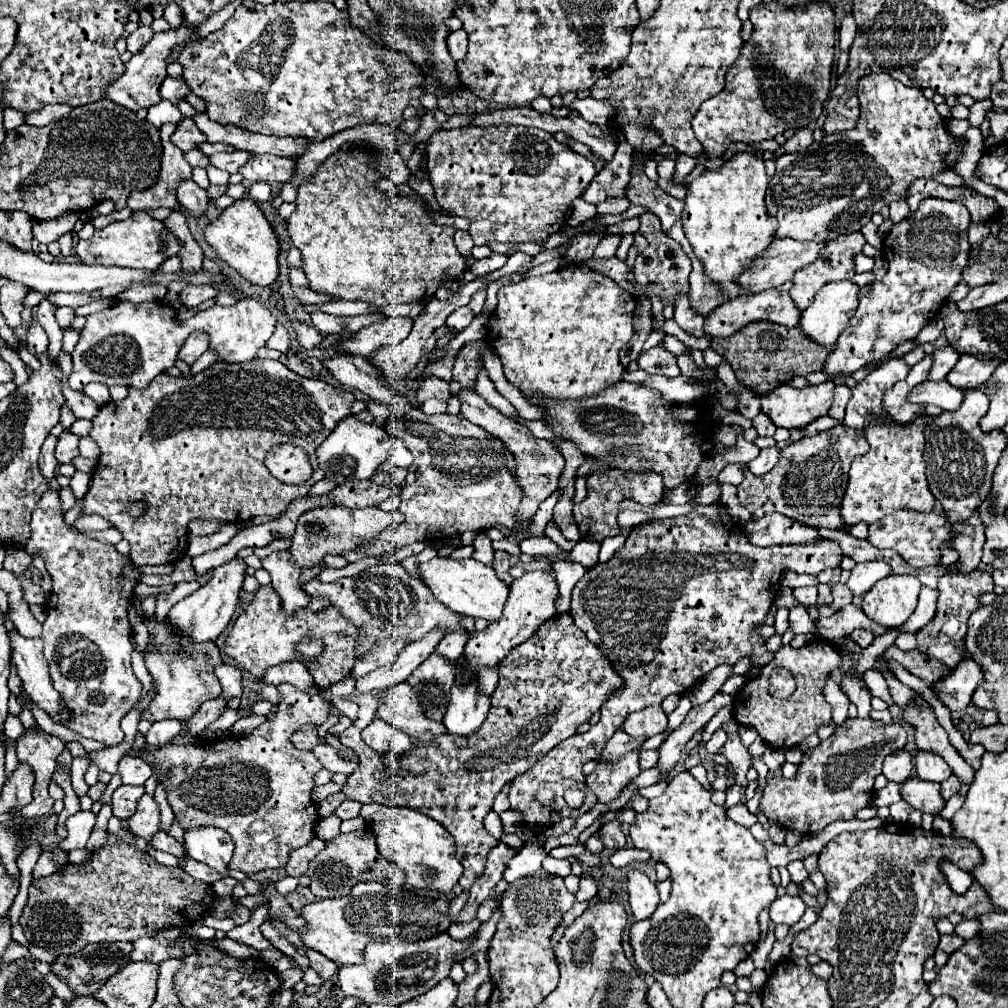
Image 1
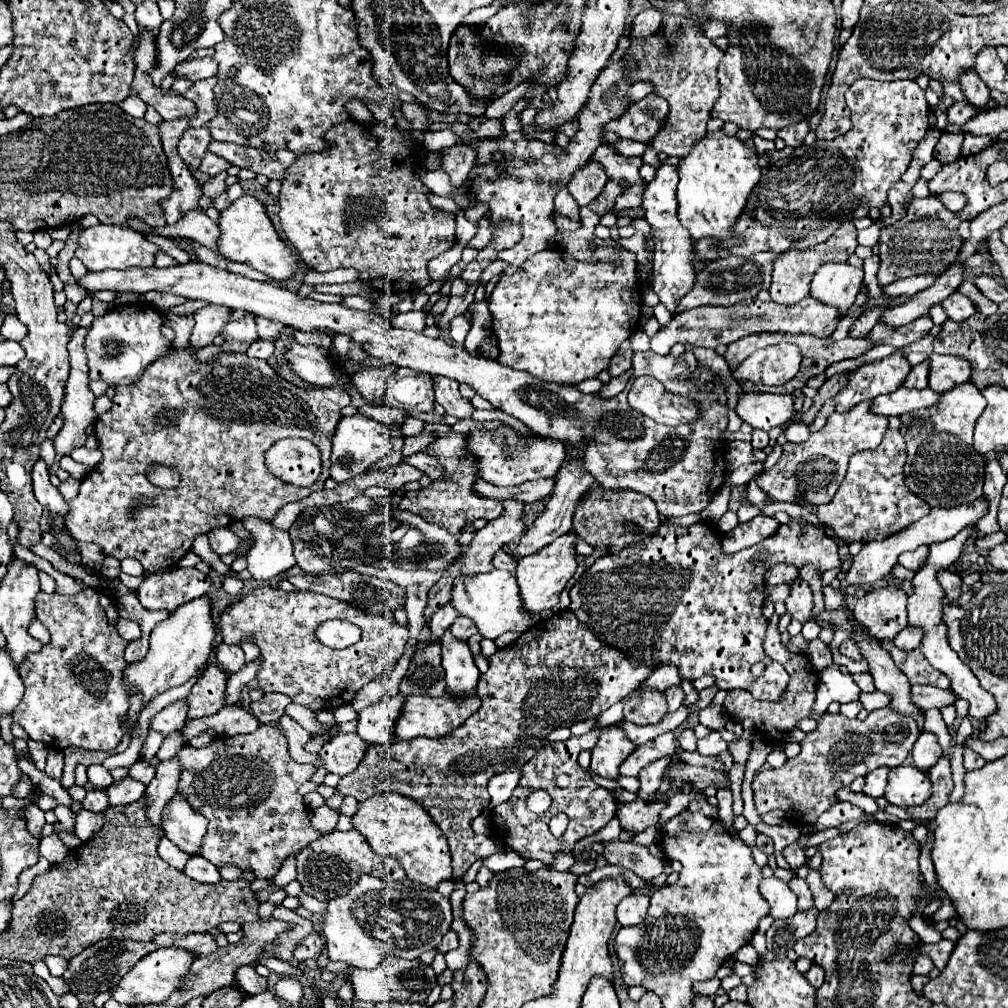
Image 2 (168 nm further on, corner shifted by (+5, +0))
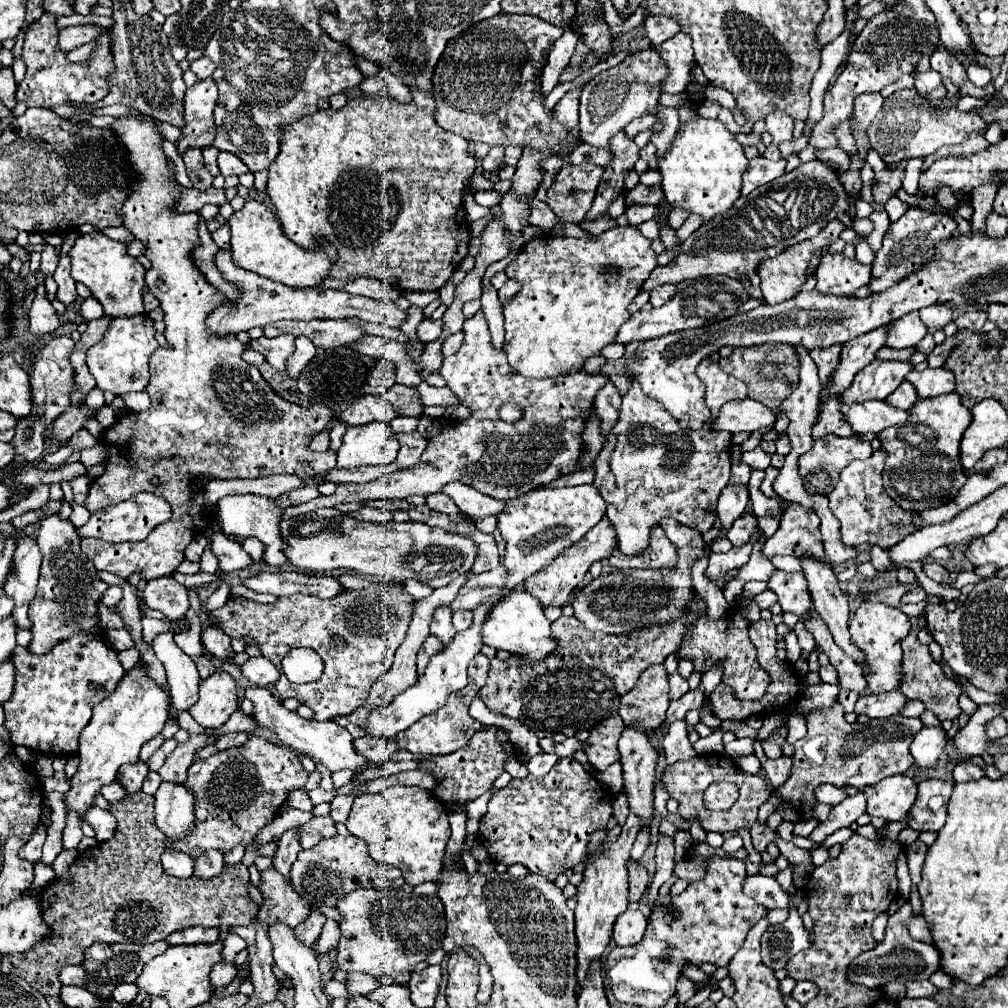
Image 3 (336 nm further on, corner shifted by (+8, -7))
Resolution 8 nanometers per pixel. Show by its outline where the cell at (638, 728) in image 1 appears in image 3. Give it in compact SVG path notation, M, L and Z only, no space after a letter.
M650 666L642 672L636 688L620 698L618 714L628 724L640 724L644 732L656 730L668 710L668 676L664 666Z

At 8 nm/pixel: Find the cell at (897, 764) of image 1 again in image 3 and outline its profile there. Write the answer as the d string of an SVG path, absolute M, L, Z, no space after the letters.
M856 792L854 796L848 796L846 800L842 800L840 804L836 804L830 810L830 816L814 828L814 832L810 834L810 838L814 842L824 842L826 836L834 834L836 830L840 830L844 826L850 826L864 812L866 812L866 796L862 792Z

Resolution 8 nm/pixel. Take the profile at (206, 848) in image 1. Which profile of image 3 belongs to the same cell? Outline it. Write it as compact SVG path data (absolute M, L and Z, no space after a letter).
M160 784L156 798L156 826L172 842L194 830L194 798L184 784Z

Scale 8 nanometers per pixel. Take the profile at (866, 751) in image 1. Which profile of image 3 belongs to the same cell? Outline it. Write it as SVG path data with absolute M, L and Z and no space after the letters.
M838 702L830 710L814 710L808 714L808 734L794 744L790 776L780 788L774 788L772 794L780 796L780 800L802 818L812 818L814 806L818 804L814 792L820 784L854 786L862 790L882 778L904 774L914 764L908 748L920 728L920 718L904 718L900 714L870 720L868 724L848 724Z

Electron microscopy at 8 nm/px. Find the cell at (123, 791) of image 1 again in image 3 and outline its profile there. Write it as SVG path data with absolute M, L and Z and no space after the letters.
M144 762L130 764L120 768L120 780L116 782L126 790L126 794L134 794L140 790L140 784L146 778L146 774L148 774L148 766Z

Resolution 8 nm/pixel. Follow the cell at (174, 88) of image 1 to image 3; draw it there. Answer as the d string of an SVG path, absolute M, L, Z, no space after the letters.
M202 56L200 60L190 62L190 70L198 76L198 80L206 80L212 76L212 72L216 70L216 64L212 60L208 60L206 56Z

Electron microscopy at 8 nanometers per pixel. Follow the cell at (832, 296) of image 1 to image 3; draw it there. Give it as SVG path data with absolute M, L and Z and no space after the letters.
M824 254L816 270L816 290L822 294L854 296L854 292L870 282L870 266L848 260L842 254Z

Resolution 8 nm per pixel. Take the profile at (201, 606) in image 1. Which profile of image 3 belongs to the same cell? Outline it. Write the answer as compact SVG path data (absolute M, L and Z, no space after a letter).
M144 660L126 672L112 696L92 710L92 720L80 734L80 764L66 792L68 810L84 814L94 804L94 794L98 794L104 784L112 784L124 764L136 764L140 748L162 732L168 720L168 704L168 692L148 676L148 664Z

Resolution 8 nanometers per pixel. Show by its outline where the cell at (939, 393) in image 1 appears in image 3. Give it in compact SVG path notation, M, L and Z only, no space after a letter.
M866 400L862 404L842 406L842 414L858 434L878 434L888 426L904 424L908 420L908 410L892 408L884 400Z

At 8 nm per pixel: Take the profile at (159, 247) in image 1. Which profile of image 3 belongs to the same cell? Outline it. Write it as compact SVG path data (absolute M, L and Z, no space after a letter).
M102 232L82 234L72 246L70 258L72 258L72 278L90 288L92 296L100 300L100 304L104 306L104 314L112 318L128 318L128 316L144 314L142 288L146 286L144 282L146 270L136 258L128 254L126 244L112 240Z

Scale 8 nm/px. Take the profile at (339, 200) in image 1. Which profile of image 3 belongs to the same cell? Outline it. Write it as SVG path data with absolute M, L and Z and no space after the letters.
M386 92L386 96L362 96L356 100L348 100L348 104L340 110L320 110L310 116L304 116L300 122L290 124L282 130L282 144L280 144L280 154L268 168L268 188L266 194L270 196L272 204L276 206L284 236L292 240L296 246L304 250L314 250L318 246L318 240L326 240L334 244L338 258L328 270L328 276L346 280L352 276L374 276L380 278L398 290L440 290L450 274L458 268L458 264L464 260L468 252L468 222L464 216L464 206L462 206L462 188L466 178L470 178L476 170L476 160L474 156L468 154L468 142L456 134L444 132L434 116L426 110L420 110L416 104L398 104L392 100L392 96Z

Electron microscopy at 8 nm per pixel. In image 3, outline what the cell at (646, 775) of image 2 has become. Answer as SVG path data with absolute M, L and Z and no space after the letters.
M628 816L620 838L616 842L604 842L604 848L608 852L604 856L600 856L596 852L594 860L584 870L584 880L578 886L578 908L574 910L574 914L576 914L576 942L578 942L578 952L576 952L578 990L576 992L580 992L590 964L594 960L600 960L600 956L604 954L604 950L612 938L612 926L614 926L618 914L622 914L630 904L626 862L630 860L630 850L632 850L632 844L634 844L636 834L640 830L642 830L640 820L636 820L636 816Z

